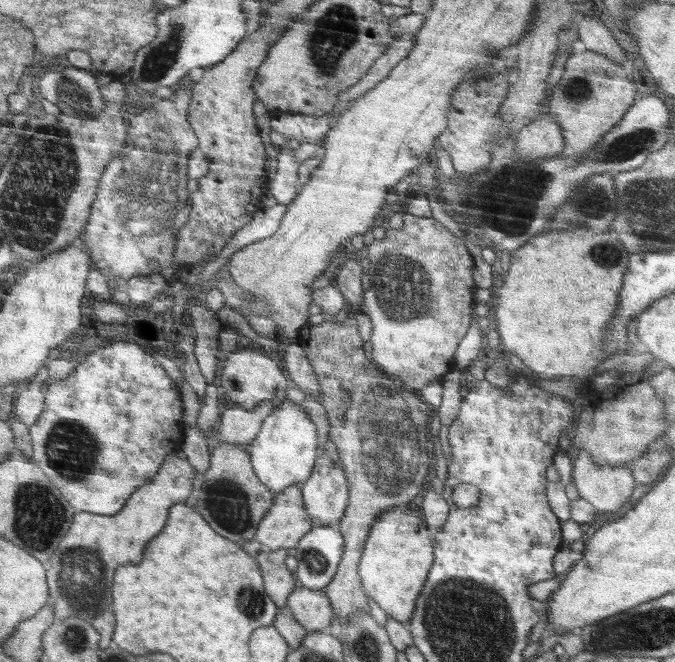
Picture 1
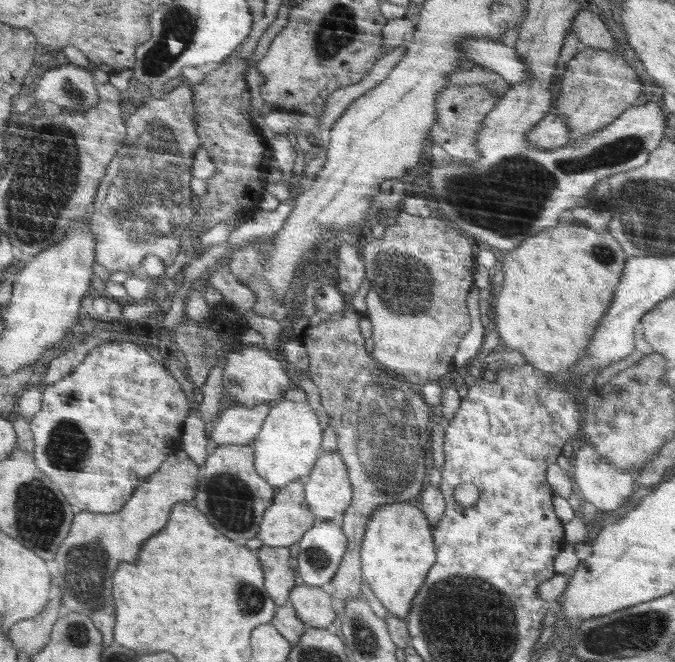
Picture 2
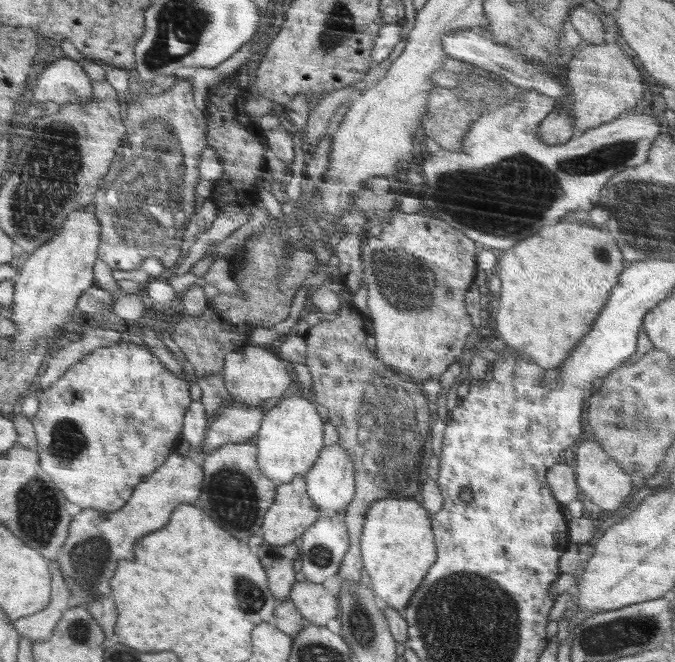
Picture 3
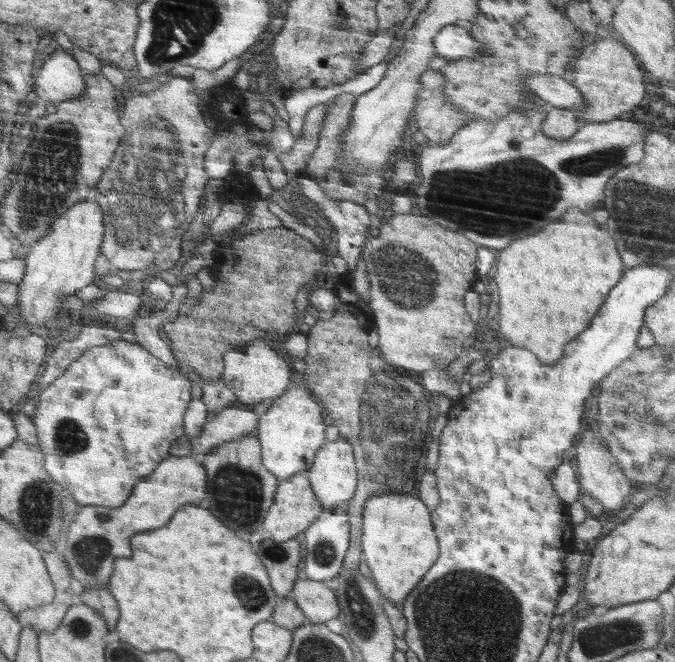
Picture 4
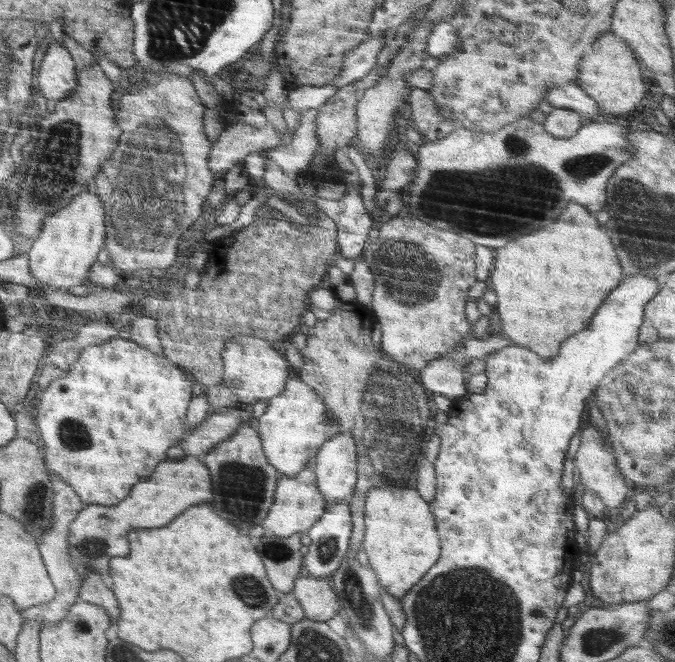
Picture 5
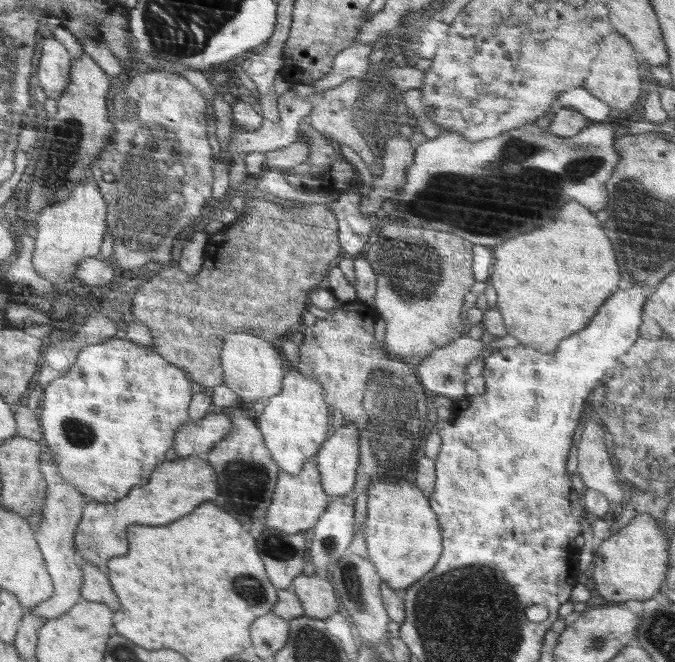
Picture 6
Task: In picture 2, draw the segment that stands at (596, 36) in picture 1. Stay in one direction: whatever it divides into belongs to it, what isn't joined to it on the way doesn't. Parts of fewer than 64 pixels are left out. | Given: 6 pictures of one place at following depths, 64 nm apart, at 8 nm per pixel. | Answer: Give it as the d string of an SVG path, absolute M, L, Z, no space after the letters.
M580 9L574 17L571 28L576 37L586 47L598 48L598 50L616 50L617 44L612 33L606 29L606 25L600 17L588 10Z

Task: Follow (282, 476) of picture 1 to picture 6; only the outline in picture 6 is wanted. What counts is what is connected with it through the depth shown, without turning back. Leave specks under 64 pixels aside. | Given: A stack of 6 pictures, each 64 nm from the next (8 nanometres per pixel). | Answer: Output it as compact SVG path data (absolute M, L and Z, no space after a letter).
M294 366L292 372L284 376L283 390L269 397L264 412L257 415L259 429L263 433L264 444L272 454L272 460L280 470L290 475L298 475L306 466L308 458L314 456L326 442L330 412L327 400L322 400L322 389L316 380L304 376Z

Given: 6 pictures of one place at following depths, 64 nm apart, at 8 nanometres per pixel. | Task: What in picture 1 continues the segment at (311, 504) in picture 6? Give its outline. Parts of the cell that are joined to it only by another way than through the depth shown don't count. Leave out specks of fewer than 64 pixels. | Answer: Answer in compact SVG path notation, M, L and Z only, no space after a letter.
M292 484L275 495L274 506L255 532L255 540L267 550L296 548L314 526L308 516L300 484Z

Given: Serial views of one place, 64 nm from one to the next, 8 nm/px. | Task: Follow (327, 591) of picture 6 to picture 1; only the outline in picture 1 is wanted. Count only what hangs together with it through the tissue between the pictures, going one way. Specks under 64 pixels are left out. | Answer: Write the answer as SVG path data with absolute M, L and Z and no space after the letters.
M298 587L288 595L287 606L307 631L327 631L336 617L324 590Z

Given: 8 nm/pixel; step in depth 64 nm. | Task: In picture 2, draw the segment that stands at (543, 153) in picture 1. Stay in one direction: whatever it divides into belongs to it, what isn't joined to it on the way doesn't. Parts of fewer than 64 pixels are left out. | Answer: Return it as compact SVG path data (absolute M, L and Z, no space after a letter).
M547 113L532 129L528 131L526 140L532 148L542 148L542 150L554 150L554 148L562 148L570 141L568 134L568 126L562 118L554 113Z

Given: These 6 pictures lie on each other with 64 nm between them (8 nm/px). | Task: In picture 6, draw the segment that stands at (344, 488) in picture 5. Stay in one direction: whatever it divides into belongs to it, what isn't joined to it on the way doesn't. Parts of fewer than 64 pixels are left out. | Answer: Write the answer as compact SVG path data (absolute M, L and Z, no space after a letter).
M343 424L320 448L315 462L319 466L324 492L344 496L354 490L358 468L358 426Z

